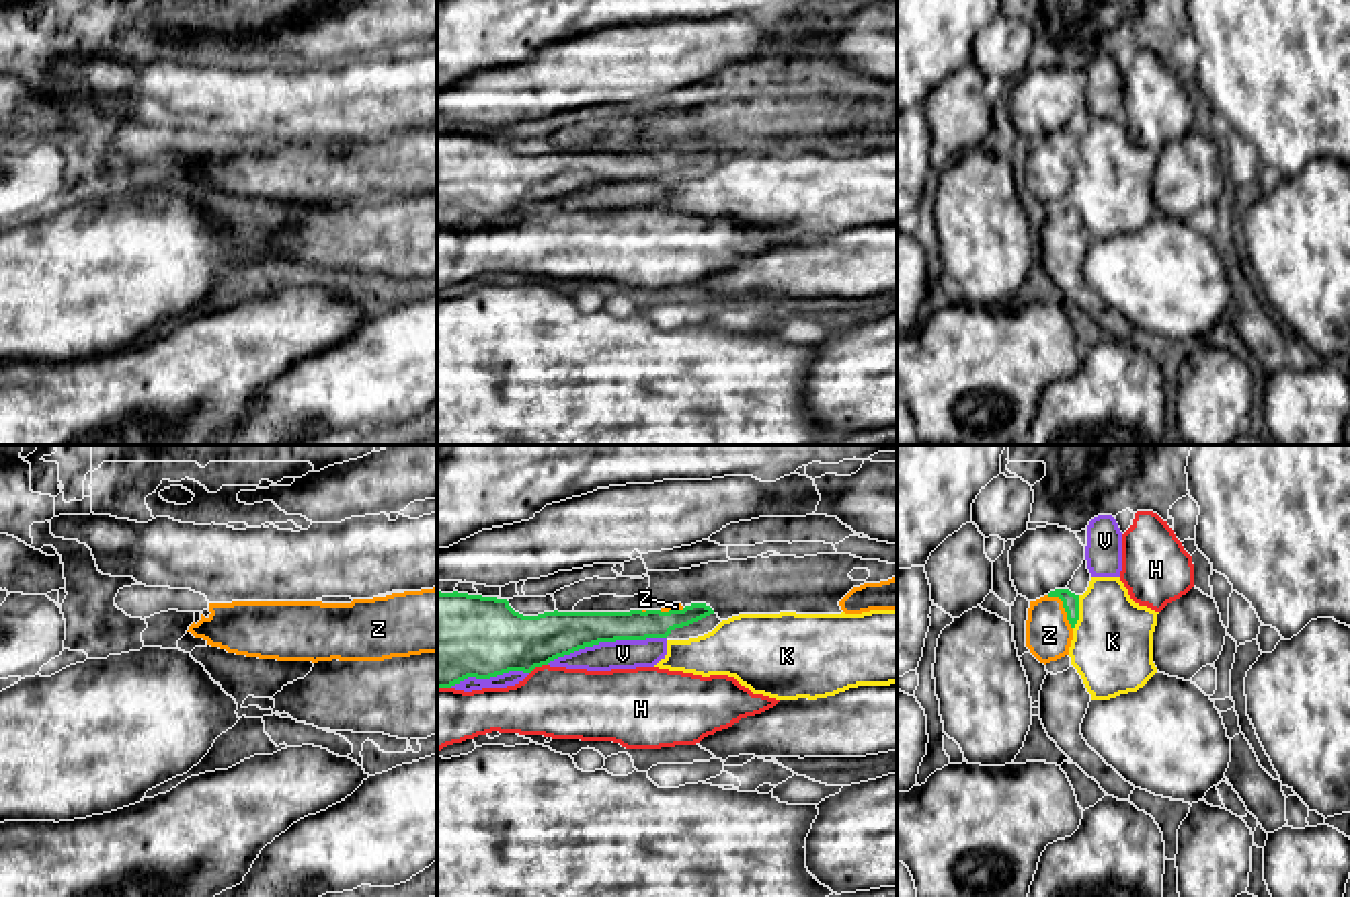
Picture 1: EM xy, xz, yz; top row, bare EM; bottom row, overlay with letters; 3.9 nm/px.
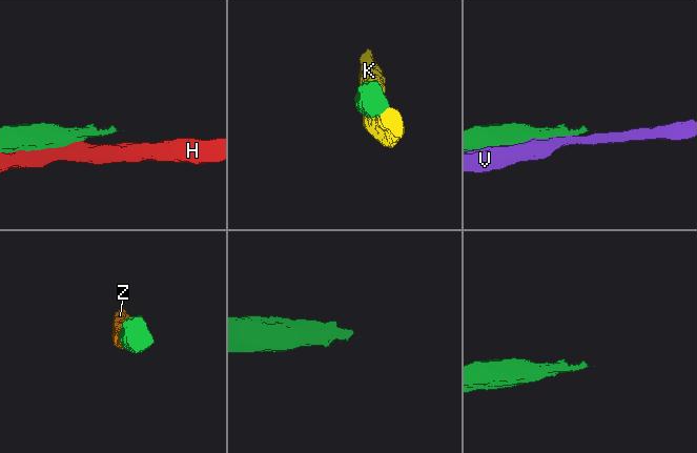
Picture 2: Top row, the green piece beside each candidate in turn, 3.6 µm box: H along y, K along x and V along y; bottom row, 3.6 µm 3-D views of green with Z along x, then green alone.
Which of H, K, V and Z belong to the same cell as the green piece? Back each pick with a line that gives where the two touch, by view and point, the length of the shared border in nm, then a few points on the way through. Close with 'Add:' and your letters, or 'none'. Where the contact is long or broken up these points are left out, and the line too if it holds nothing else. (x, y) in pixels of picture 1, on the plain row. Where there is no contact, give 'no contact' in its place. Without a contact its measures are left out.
Z: yz (1063, 146) | 170 nm
Add: Z

